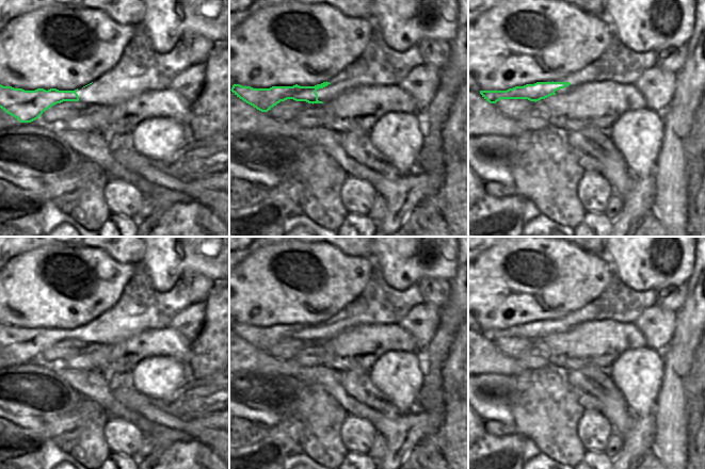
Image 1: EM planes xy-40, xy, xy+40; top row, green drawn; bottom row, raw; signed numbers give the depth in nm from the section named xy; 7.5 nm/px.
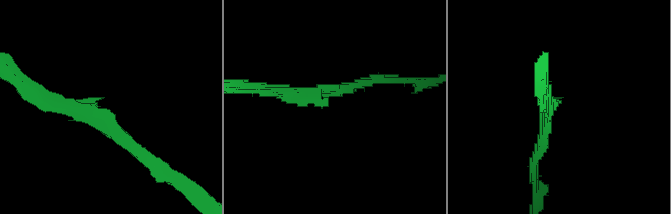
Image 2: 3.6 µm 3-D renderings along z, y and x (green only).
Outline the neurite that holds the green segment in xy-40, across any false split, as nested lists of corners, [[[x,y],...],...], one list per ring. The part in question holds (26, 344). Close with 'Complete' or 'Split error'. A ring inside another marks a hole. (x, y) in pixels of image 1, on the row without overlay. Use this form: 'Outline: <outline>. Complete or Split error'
Outline: [[[0,323],[0,346],[20,361],[37,358],[46,349],[63,340],[79,340],[78,329],[37,327],[25,329]]]. Complete.

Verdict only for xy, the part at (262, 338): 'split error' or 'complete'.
complete

